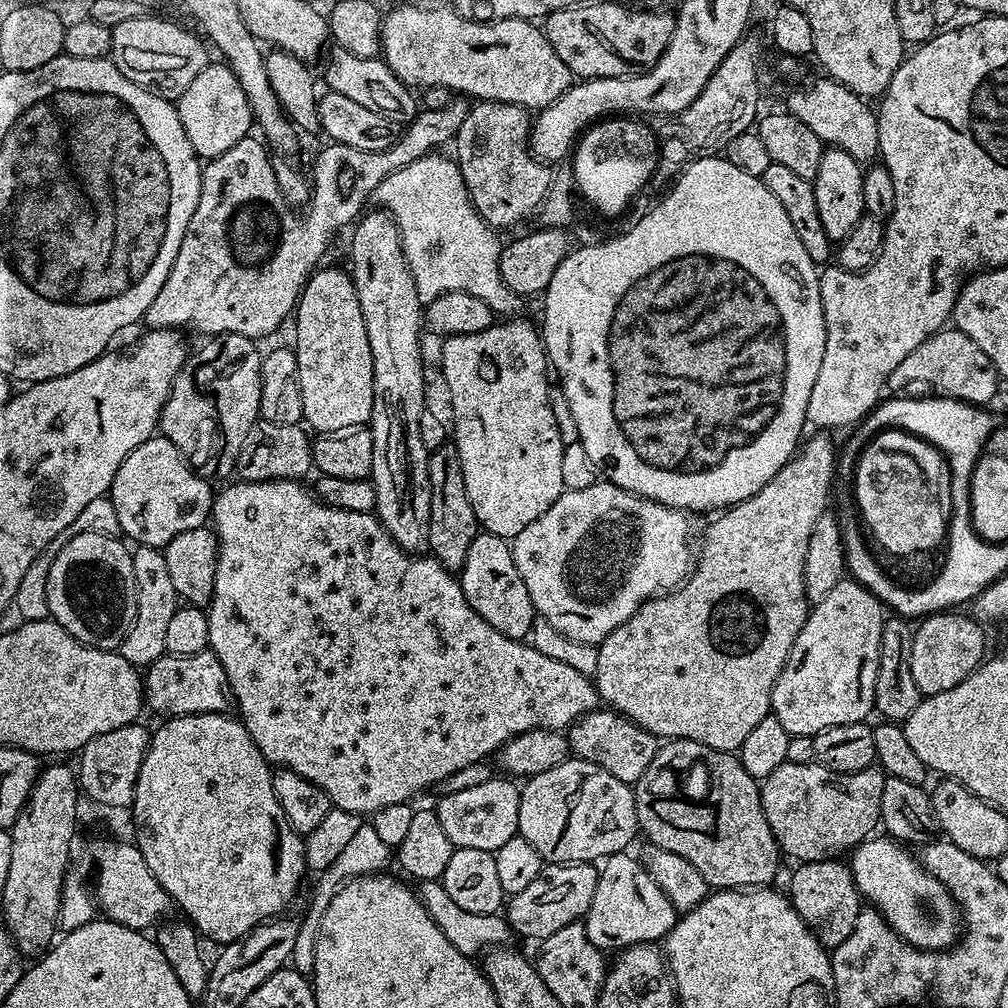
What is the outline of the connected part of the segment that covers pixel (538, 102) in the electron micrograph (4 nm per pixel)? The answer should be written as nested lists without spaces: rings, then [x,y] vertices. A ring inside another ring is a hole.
[[[404,4],[401,8],[394,9],[389,16],[387,13],[383,17],[380,42],[382,45],[382,59],[387,64],[388,69],[399,80],[403,80],[405,84],[415,86],[420,90],[425,88],[448,88],[452,94],[463,94],[465,97],[475,98],[477,101],[493,100],[494,102],[516,104],[519,108],[539,110],[548,104],[553,104],[574,83],[572,71],[566,66],[566,62],[562,62],[562,58],[558,58],[558,54],[554,54],[554,46],[550,46],[550,42],[545,38],[543,31],[530,20],[490,20],[485,22],[482,20],[470,20],[466,16],[461,16],[459,11],[451,6],[445,6],[445,8],[419,8],[416,4]]]

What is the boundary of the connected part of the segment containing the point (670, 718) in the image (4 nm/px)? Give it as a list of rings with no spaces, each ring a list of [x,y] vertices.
[[[812,434],[812,436],[803,441],[799,445],[798,451],[793,455],[791,460],[786,462],[786,466],[782,466],[782,470],[778,470],[778,474],[774,474],[774,478],[770,478],[770,482],[766,482],[766,486],[762,486],[762,490],[758,490],[758,494],[754,494],[750,498],[746,498],[741,502],[741,504],[733,504],[727,510],[721,511],[720,516],[708,529],[704,532],[704,545],[699,545],[698,548],[698,559],[695,561],[694,567],[687,580],[680,585],[679,588],[671,591],[665,592],[661,595],[654,596],[652,599],[638,609],[635,614],[630,618],[626,618],[626,622],[622,622],[622,626],[618,626],[618,630],[614,630],[607,636],[607,638],[598,645],[598,670],[594,677],[594,683],[596,685],[596,694],[601,701],[604,700],[609,709],[614,712],[619,712],[620,715],[628,717],[628,719],[634,721],[639,728],[645,728],[650,735],[657,738],[667,738],[668,740],[697,740],[702,742],[706,746],[710,746],[714,750],[719,752],[731,752],[735,753],[741,746],[742,742],[746,742],[746,737],[749,736],[750,730],[754,730],[754,726],[758,726],[758,722],[762,722],[762,718],[766,718],[770,715],[770,709],[772,707],[772,691],[774,686],[778,682],[778,678],[782,674],[784,669],[784,663],[788,661],[788,655],[790,650],[794,646],[794,638],[798,638],[798,634],[802,630],[802,626],[806,622],[810,611],[810,601],[808,595],[806,594],[806,586],[804,585],[804,567],[806,566],[806,546],[810,546],[810,534],[814,534],[814,522],[818,522],[818,518],[822,518],[822,514],[829,511],[830,508],[830,497],[834,492],[834,481],[838,476],[838,448],[835,448],[830,441],[827,440],[827,435],[824,434]]]

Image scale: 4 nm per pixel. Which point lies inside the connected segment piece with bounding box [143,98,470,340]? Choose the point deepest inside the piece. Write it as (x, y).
(240, 269)

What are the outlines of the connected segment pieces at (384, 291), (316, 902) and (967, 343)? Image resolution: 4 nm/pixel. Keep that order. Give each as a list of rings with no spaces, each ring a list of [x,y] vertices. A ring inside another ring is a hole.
[[[383,210],[365,211],[363,215],[355,221],[352,232],[352,268],[350,275],[356,293],[358,294],[358,304],[362,306],[362,320],[366,322],[366,336],[370,338],[370,352],[374,358],[374,406],[372,407],[372,419],[370,421],[370,431],[374,438],[374,466],[372,467],[371,481],[374,486],[374,498],[376,499],[375,515],[380,520],[380,524],[398,542],[398,546],[403,552],[413,554],[424,554],[428,552],[428,535],[430,534],[430,474],[428,473],[428,453],[426,446],[422,446],[422,434],[420,433],[420,419],[426,411],[424,404],[424,360],[420,357],[420,328],[422,332],[422,303],[419,300],[418,290],[415,289],[414,276],[410,272],[410,266],[406,262],[406,254],[402,250],[400,241],[400,231],[395,220]]]
[[[363,822],[331,866],[324,869],[317,877],[318,882],[314,888],[308,913],[302,916],[300,920],[298,939],[294,941],[294,950],[290,961],[291,967],[298,972],[311,973],[314,966],[314,958],[316,957],[316,939],[320,937],[320,923],[322,922],[322,917],[326,914],[327,907],[330,906],[330,902],[334,900],[335,894],[338,894],[338,890],[342,890],[342,886],[356,876],[373,875],[383,871],[385,869],[383,867],[387,864],[390,856],[392,856],[392,850],[375,833],[372,824]]]
[[[945,326],[926,338],[922,346],[910,350],[910,354],[894,366],[886,388],[892,394],[931,394],[936,398],[962,400],[973,406],[988,406],[996,399],[997,383],[997,370],[990,358],[982,354],[978,342],[965,332],[959,332],[955,326]]]

